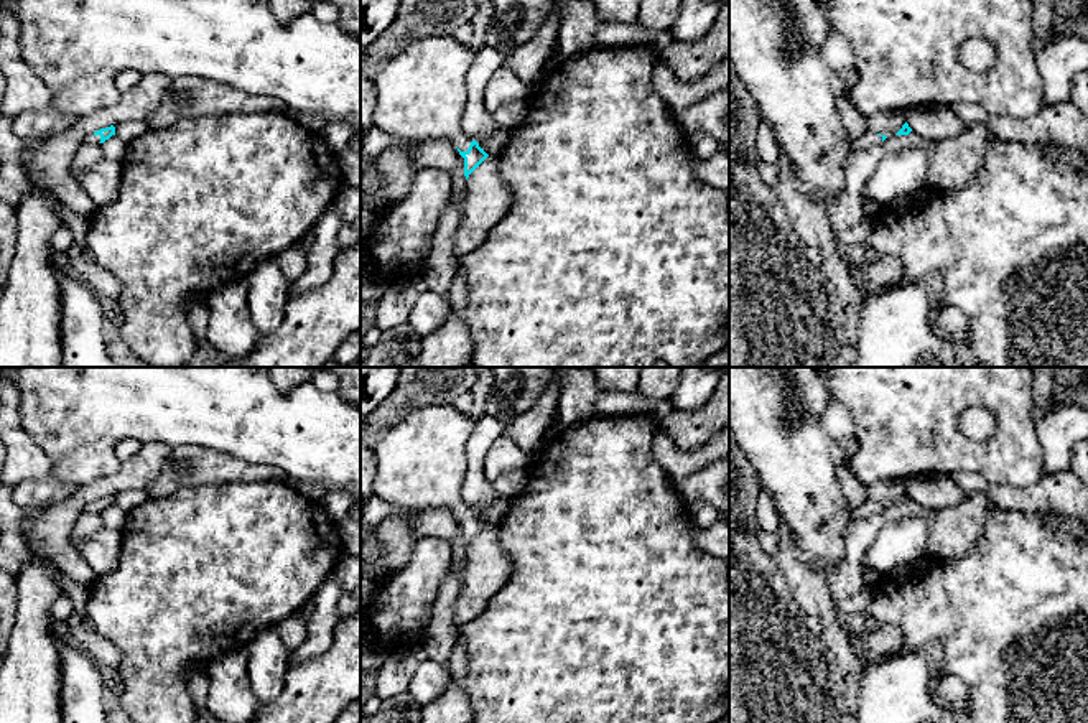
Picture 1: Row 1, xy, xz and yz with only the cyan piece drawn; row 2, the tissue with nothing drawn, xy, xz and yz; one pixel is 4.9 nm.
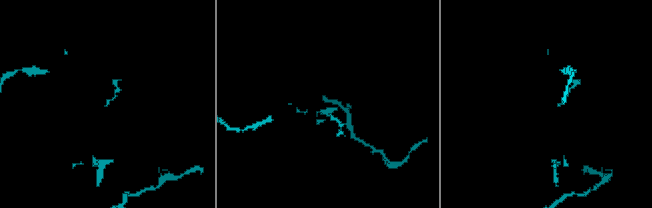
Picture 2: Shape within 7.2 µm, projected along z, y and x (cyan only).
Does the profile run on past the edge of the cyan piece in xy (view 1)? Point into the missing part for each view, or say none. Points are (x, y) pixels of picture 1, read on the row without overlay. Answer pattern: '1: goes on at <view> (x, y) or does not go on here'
1: goes on at xy (92, 508)

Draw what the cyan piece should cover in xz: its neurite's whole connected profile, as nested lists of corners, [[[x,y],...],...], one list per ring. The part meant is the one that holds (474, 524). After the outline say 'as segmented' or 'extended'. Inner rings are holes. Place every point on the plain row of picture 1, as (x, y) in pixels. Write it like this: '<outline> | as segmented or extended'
[[[426,405],[411,410],[374,446],[377,461],[374,496],[397,509],[451,509],[464,527],[466,548],[489,525],[479,512],[471,509],[461,497],[461,487],[467,471],[466,443],[474,425],[476,420],[458,412],[453,405]]] | extended

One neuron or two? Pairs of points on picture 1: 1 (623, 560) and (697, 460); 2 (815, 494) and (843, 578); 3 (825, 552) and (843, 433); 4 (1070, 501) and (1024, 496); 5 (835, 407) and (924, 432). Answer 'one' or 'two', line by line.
1: two
2: two
3: two
4: one
5: two

